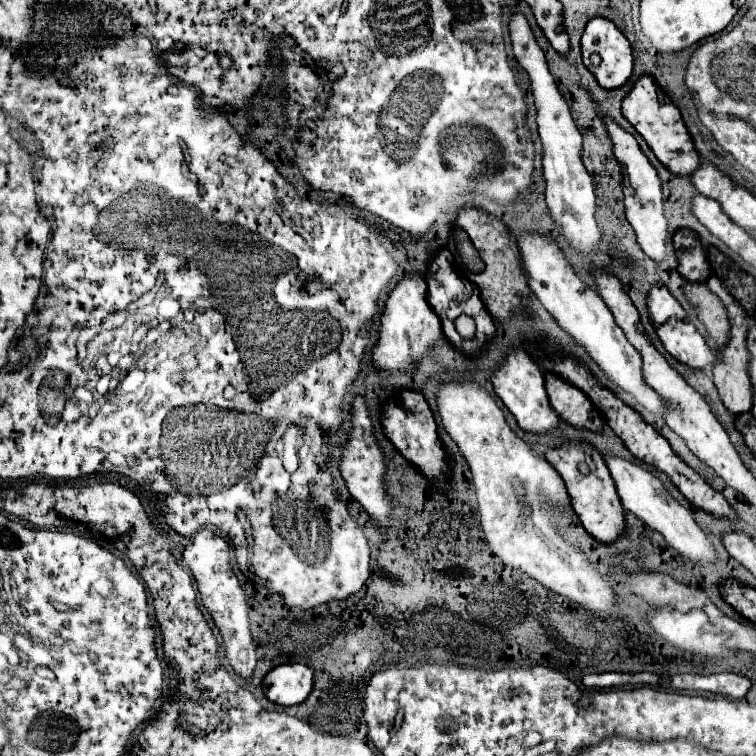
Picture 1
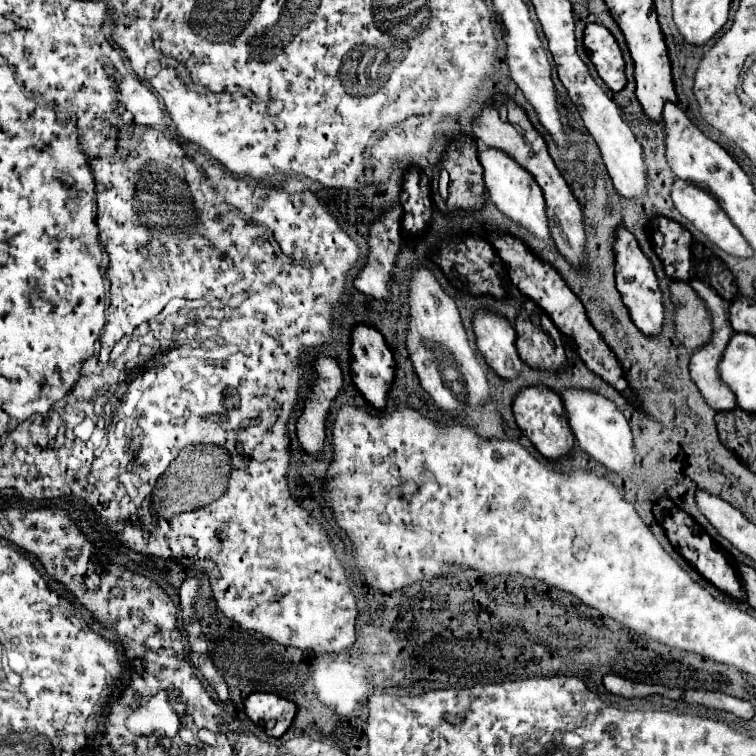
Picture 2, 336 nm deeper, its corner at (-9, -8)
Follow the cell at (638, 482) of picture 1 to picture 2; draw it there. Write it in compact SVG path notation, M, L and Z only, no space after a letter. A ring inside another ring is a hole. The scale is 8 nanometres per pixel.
M566 388L560 392L560 396L568 418L568 426L576 436L578 446L606 468L622 476L632 476L634 472L632 432L624 414L614 406L614 402L594 390L582 390L582 388Z

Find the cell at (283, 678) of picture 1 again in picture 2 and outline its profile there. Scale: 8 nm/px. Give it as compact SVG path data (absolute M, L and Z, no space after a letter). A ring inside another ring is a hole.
M258 692L244 700L244 712L254 724L262 726L266 736L280 738L294 720L296 704L282 696Z

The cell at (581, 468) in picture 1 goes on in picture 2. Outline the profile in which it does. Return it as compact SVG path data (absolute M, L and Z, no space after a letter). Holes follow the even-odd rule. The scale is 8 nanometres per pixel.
M526 386L526 388L522 388L512 402L512 412L514 412L518 428L524 432L524 436L536 446L536 450L542 456L546 456L550 460L558 460L558 458L570 454L572 444L574 444L574 436L568 428L566 418L564 418L562 400L554 390L550 390L546 386Z

